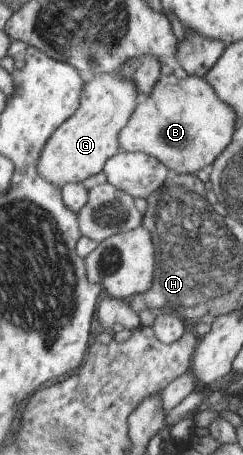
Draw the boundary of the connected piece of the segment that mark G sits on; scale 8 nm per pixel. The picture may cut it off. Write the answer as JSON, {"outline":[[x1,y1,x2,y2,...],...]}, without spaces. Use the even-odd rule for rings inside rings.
{"outline":[[104,73,89,78,77,115,55,132,44,149,39,173,63,189,72,183,82,183,103,171,106,161,114,158,121,150,118,144,119,132,129,121,139,99,134,83,118,74]]}

